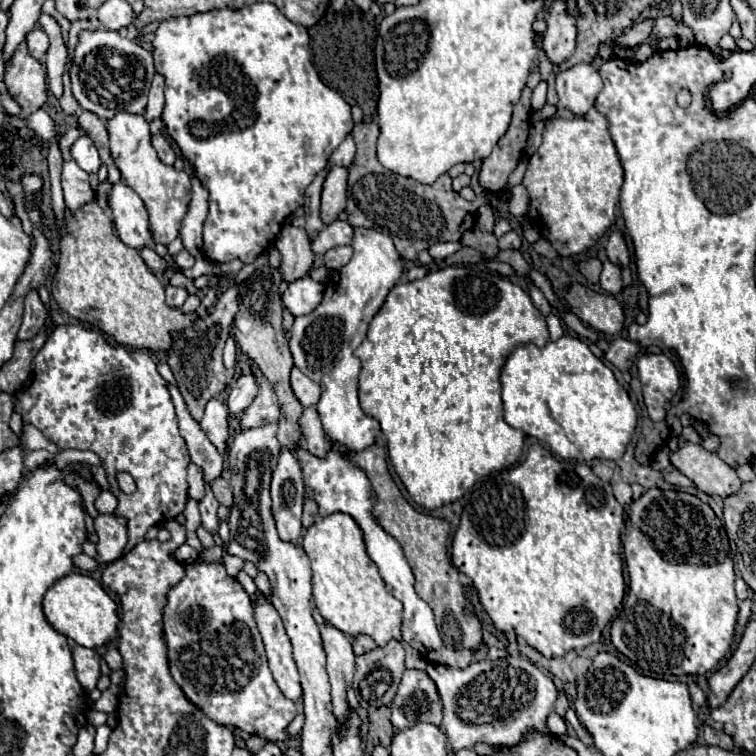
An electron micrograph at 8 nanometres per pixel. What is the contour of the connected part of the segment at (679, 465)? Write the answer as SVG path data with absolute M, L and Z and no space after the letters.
M684 445L670 457L672 465L690 477L704 493L716 493L720 497L734 495L740 489L736 471L724 463L716 453L706 451L700 445Z

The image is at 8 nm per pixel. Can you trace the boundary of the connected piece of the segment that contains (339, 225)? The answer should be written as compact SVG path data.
M336 219L334 223L330 223L328 227L324 227L320 231L320 235L312 241L312 251L318 255L324 255L328 249L332 247L340 247L340 245L350 245L354 239L354 227L348 221L340 221Z

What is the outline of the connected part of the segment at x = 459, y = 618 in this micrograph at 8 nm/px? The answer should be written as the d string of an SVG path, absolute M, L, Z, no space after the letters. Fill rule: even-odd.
M374 443L358 453L346 451L344 447L336 447L336 451L342 453L346 459L350 459L352 463L356 463L370 479L374 495L376 495L372 515L386 529L386 533L390 533L400 543L412 571L414 571L414 577L416 577L416 593L434 611L436 625L438 625L438 631L442 633L444 643L448 647L472 647L472 649L478 647L482 641L482 625L476 617L468 617L464 587L458 581L458 569L448 559L446 541L448 541L450 523L446 519L424 515L424 513L416 511L404 499L404 495L400 493L400 489L394 483L394 479L390 477L390 471L386 467L386 451L382 445Z

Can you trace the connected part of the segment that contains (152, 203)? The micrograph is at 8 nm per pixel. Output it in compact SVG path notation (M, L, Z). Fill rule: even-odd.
M120 113L108 121L108 131L110 131L112 159L118 165L124 183L140 195L140 199L144 201L144 205L150 213L150 227L152 227L154 243L162 243L162 245L172 243L178 237L180 223L182 223L182 219L188 211L188 203L192 199L190 175L186 171L176 171L174 167L164 165L158 159L158 155L150 143L148 121L142 115Z

